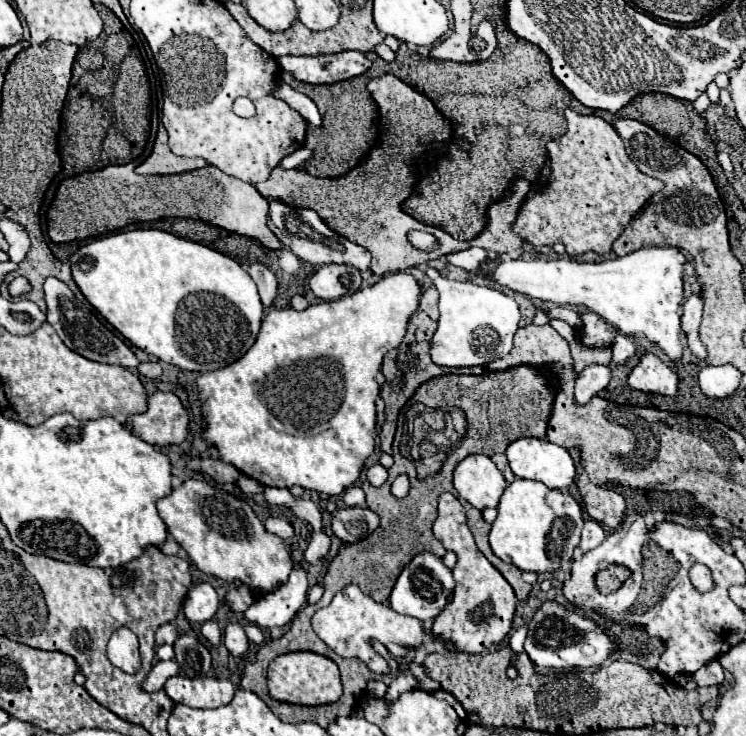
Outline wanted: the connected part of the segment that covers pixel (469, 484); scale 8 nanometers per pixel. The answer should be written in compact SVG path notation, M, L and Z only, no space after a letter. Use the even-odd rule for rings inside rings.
M469 455L455 469L455 489L475 509L497 507L505 487L501 471L485 455Z

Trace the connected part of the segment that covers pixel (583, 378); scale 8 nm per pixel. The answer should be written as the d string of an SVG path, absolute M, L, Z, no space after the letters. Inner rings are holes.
M589 365L585 367L575 385L575 401L585 405L593 395L603 391L611 381L611 371L607 365Z

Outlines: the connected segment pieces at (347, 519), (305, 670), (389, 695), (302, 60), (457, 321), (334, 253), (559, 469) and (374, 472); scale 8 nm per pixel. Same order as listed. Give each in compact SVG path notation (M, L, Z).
M345 507L339 509L331 521L333 535L343 543L351 545L367 535L371 535L379 527L379 515L367 507Z
M295 651L279 655L275 661L271 661L267 669L267 685L273 699L293 705L335 703L343 692L339 667L329 657L323 657L313 651Z
M397 673L393 683L387 687L387 693L385 693L385 703L391 705L403 691L411 691L415 687L415 677L411 677L409 673Z
M341 51L341 53L333 53L333 55L283 55L277 59L279 67L283 71L289 71L297 81L303 83L311 83L311 85L331 85L331 83L339 83L357 75L363 75L373 63L371 59L361 53L361 51Z
M433 267L427 269L441 299L439 299L439 321L437 331L431 339L431 361L441 367L475 367L487 365L513 347L513 335L519 327L519 305L505 293L475 285L469 281L451 281L441 277Z
M271 201L271 209L269 209L269 229L275 233L275 237L285 245L289 247L301 261L305 263L311 263L311 265L327 265L327 263L339 263L339 265L351 265L351 267L357 267L359 271L365 271L369 269L369 263L371 263L371 255L347 241L345 237L339 237L335 231L331 231L323 221L321 217L311 211L311 209L291 209L287 205L283 205L281 201Z
M519 439L507 447L515 477L541 481L549 489L565 489L575 479L575 463L567 449L547 439Z
M373 465L367 469L367 481L373 485L373 487L381 487L385 481L387 481L387 469L383 465Z

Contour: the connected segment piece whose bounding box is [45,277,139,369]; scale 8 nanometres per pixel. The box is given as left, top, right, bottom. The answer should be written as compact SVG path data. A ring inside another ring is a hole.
M49 277L45 281L45 301L47 301L47 321L57 331L61 341L75 353L79 353L85 359L97 361L97 363L109 363L109 365L121 365L127 369L135 369L139 365L139 359L135 353L115 335L115 331L105 325L105 321L93 311L87 299L79 299L63 281Z

